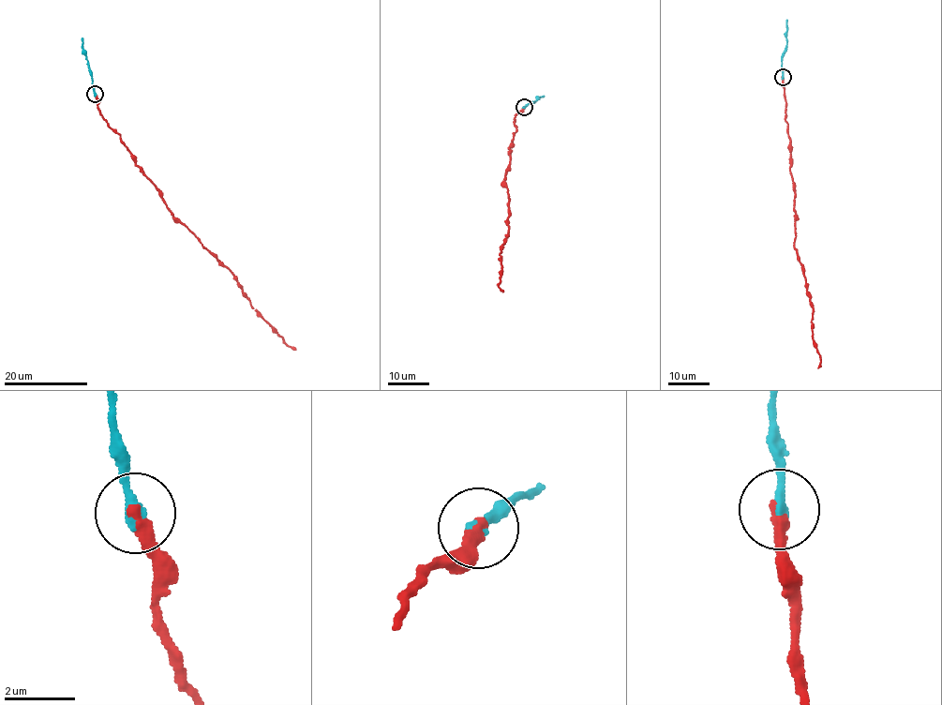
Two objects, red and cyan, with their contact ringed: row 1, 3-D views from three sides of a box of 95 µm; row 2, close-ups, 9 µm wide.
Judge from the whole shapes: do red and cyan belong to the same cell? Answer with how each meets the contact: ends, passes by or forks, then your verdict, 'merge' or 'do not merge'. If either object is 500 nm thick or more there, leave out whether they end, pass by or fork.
red ends | cyan ends | merge

